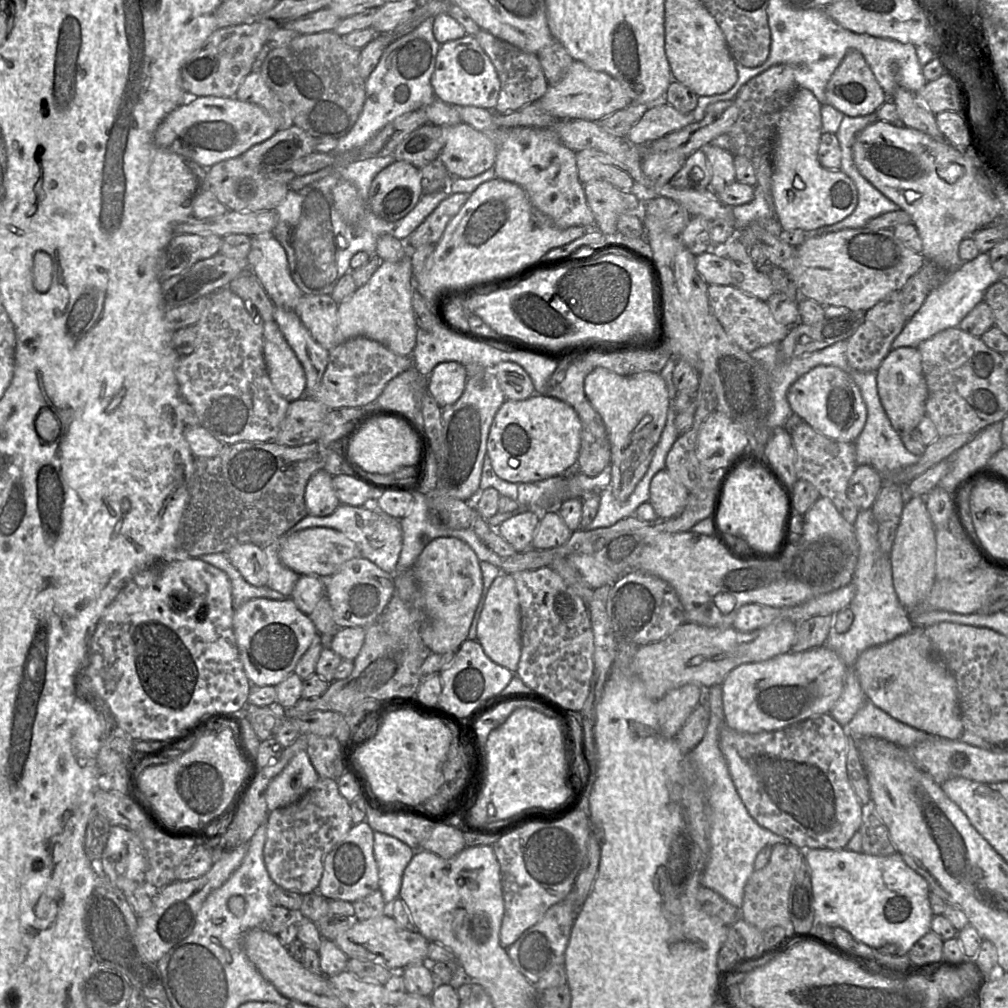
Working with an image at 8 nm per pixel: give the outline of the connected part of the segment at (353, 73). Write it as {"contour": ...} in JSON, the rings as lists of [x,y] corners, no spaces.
{"contour":[[[333,31],[297,35],[286,46],[270,50],[260,73],[267,86],[290,108],[296,126],[314,138],[340,139],[358,120],[366,99],[366,80],[359,72],[360,50],[347,45]]]}

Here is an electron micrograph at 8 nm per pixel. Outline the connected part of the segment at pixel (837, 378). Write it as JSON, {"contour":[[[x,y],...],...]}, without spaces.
{"contour":[[[819,365],[798,378],[788,389],[793,413],[825,436],[841,442],[855,442],[867,420],[861,392],[851,376],[831,365]]]}

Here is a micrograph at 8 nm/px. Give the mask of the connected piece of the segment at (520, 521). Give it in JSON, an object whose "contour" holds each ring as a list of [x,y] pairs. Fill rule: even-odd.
{"contour":[[[527,510],[501,523],[496,531],[517,553],[529,549],[540,523],[536,512]]]}

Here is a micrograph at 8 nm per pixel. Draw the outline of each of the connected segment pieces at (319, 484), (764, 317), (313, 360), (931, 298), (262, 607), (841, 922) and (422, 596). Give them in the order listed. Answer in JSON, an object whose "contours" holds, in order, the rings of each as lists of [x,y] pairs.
{"contours":[[[[324,468],[316,471],[308,480],[304,502],[308,514],[325,517],[332,514],[340,505],[335,493],[332,477]]],[[[708,285],[709,304],[713,314],[723,326],[729,338],[744,351],[751,353],[757,348],[781,342],[790,327],[776,321],[767,302],[758,299],[733,285]]],[[[274,305],[274,321],[304,369],[306,386],[303,397],[313,398],[326,370],[330,352],[313,339],[294,310]]],[[[988,252],[980,253],[976,258],[962,262],[942,285],[929,292],[920,309],[906,322],[902,331],[892,342],[892,350],[900,347],[917,348],[921,342],[936,333],[947,328],[959,327],[962,319],[978,303],[984,301],[987,288],[1000,279],[991,266]]],[[[290,597],[284,600],[254,598],[247,601],[234,610],[233,629],[245,674],[252,686],[258,687],[276,686],[293,673],[317,632],[309,616],[302,613]]],[[[812,848],[802,851],[811,869],[816,923],[844,928],[856,941],[874,948],[893,943],[897,946],[897,955],[907,954],[912,945],[930,931],[933,913],[928,898],[929,885],[924,877],[905,863],[898,852],[887,856],[875,856],[846,848]]],[[[440,537],[429,541],[418,556],[412,572],[423,615],[421,638],[431,653],[456,652],[468,640],[468,632],[483,591],[480,560],[463,541]]]]}

